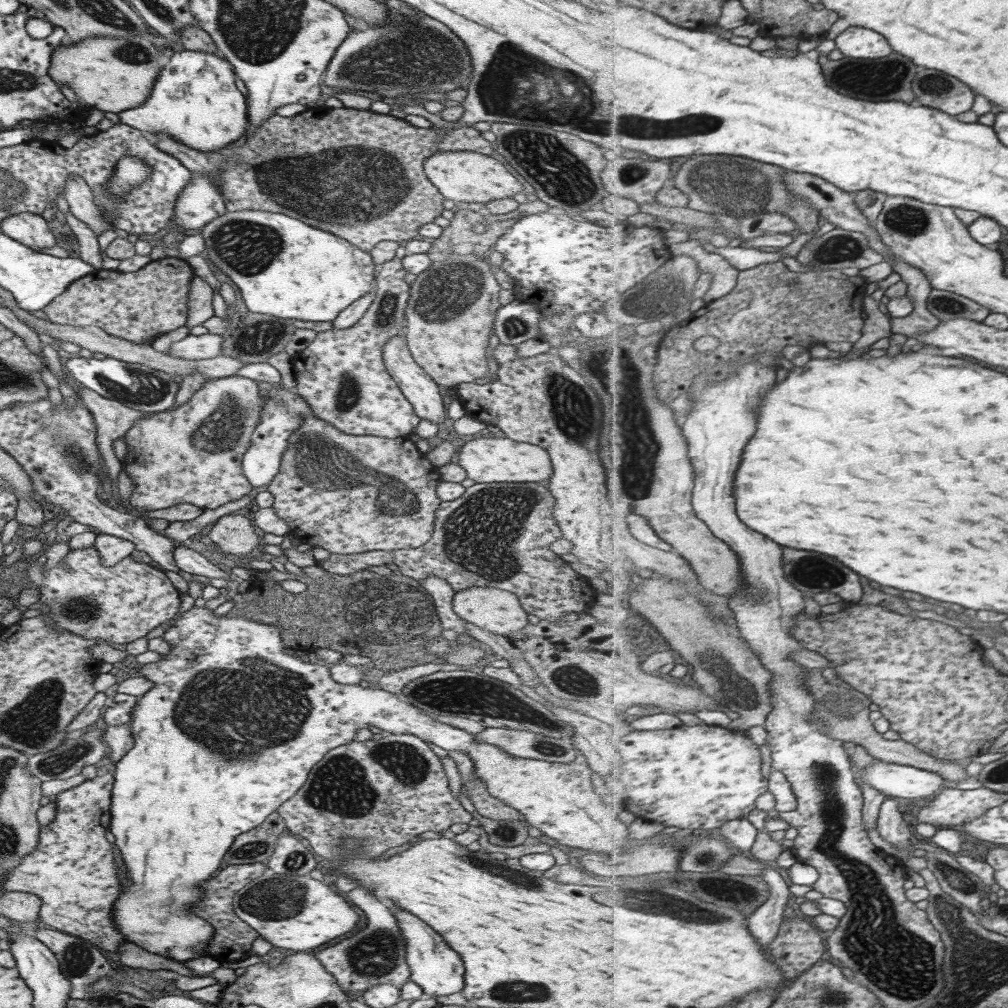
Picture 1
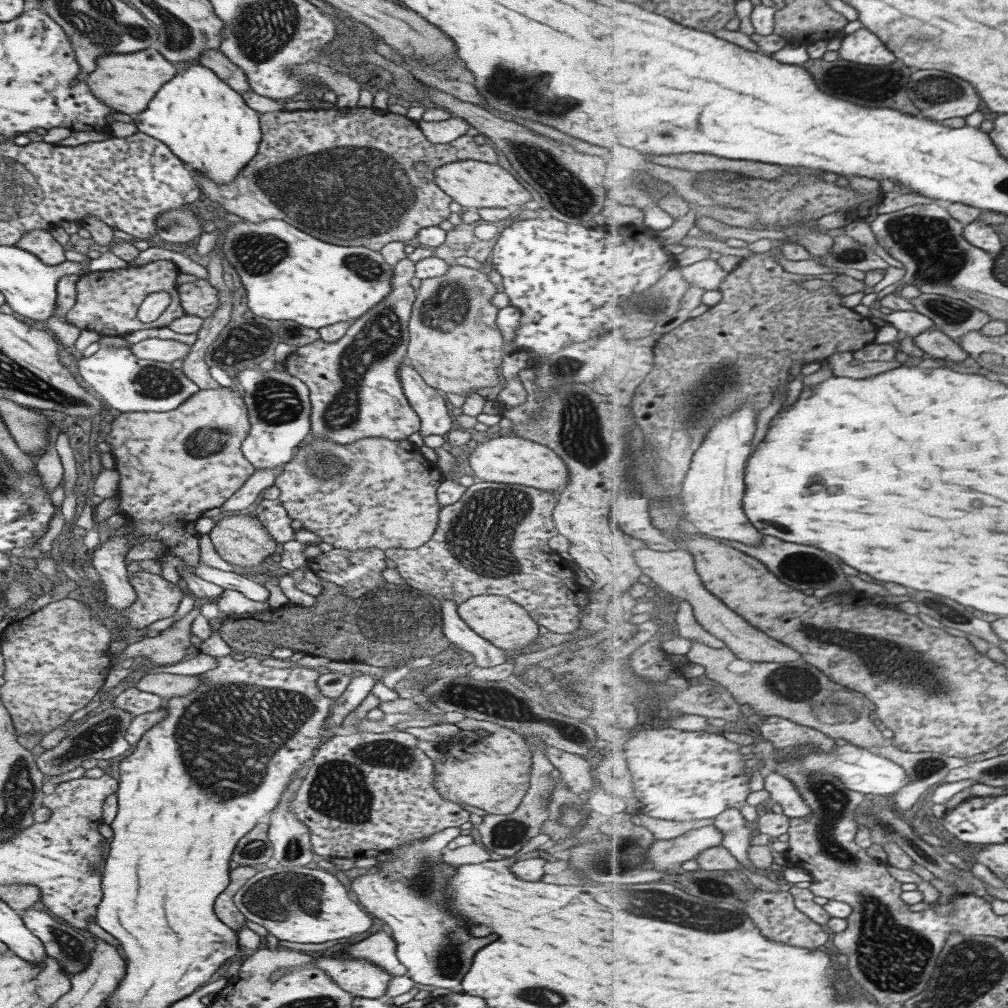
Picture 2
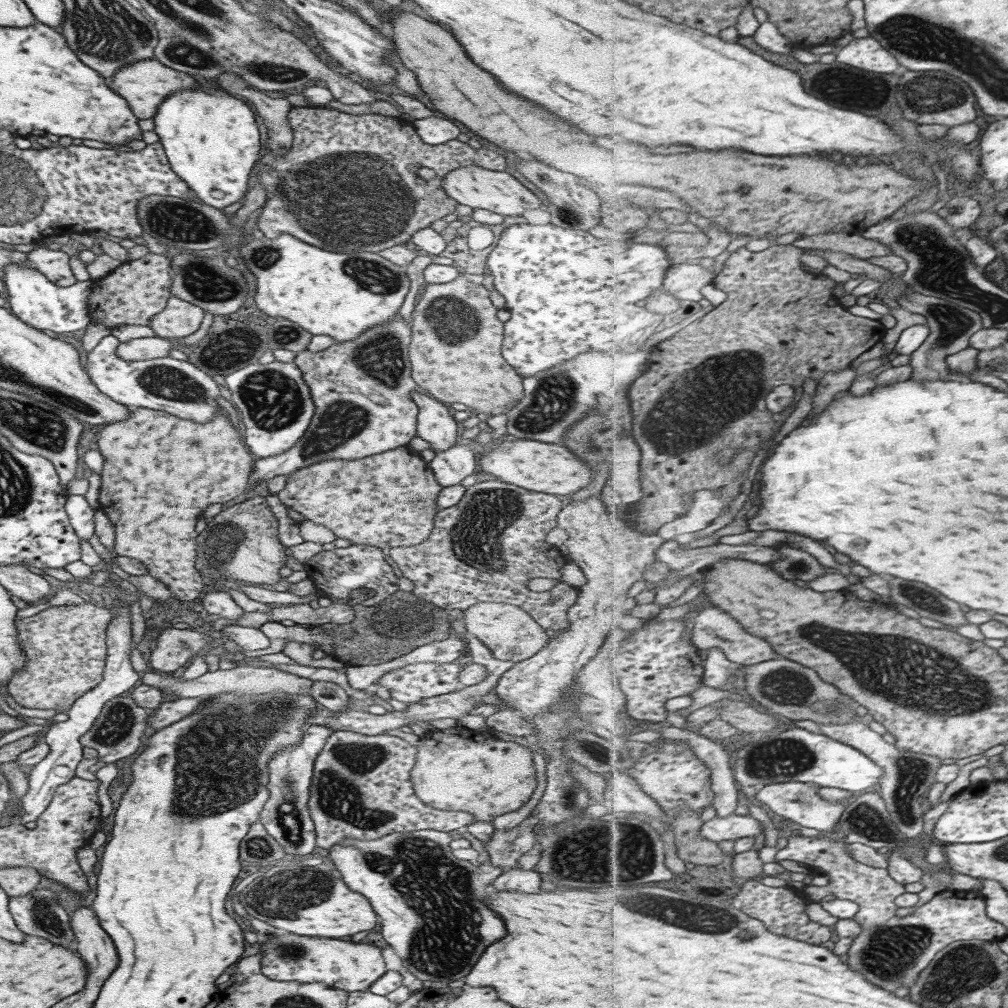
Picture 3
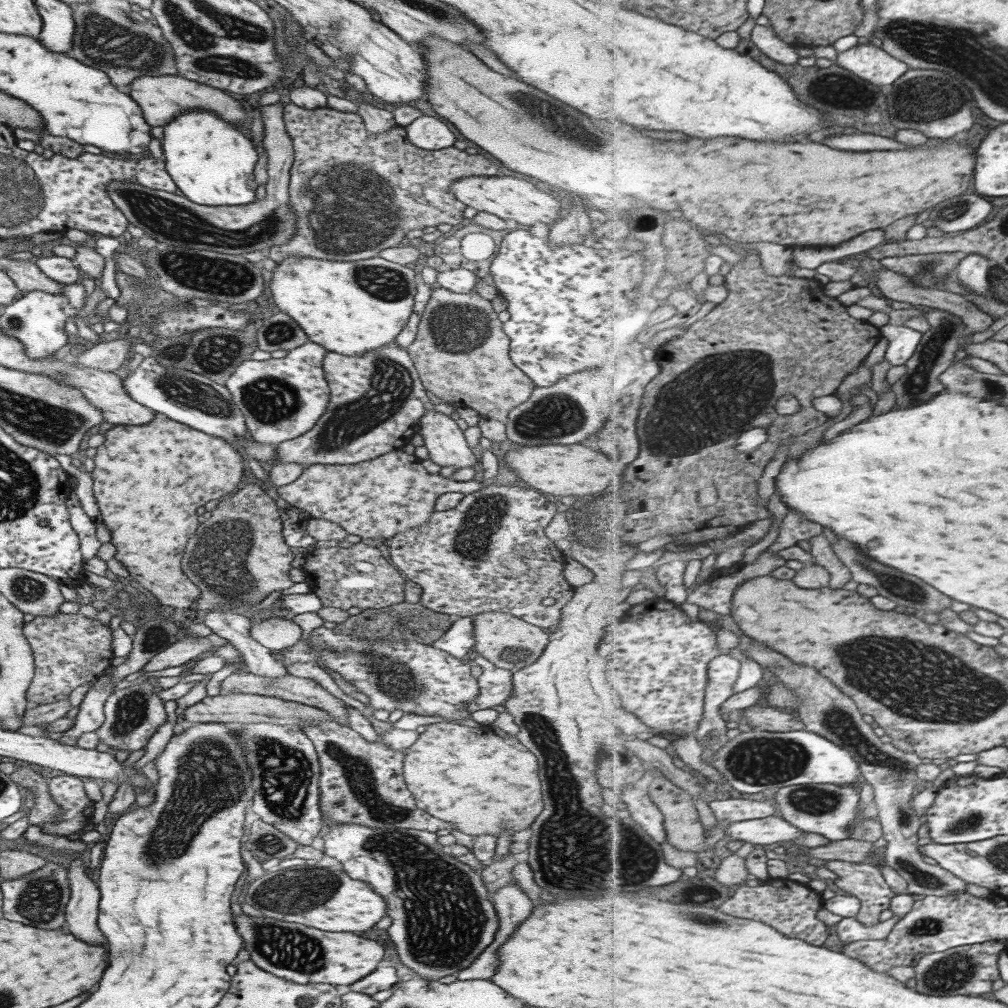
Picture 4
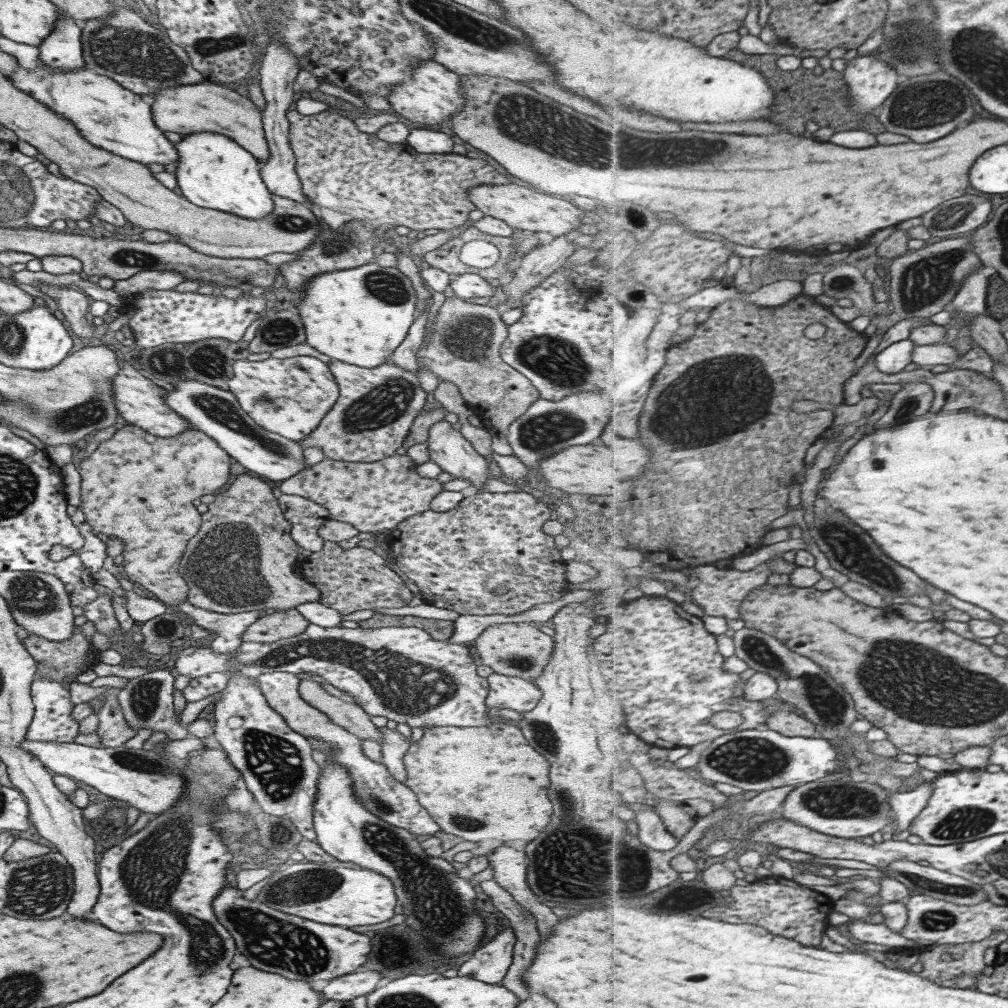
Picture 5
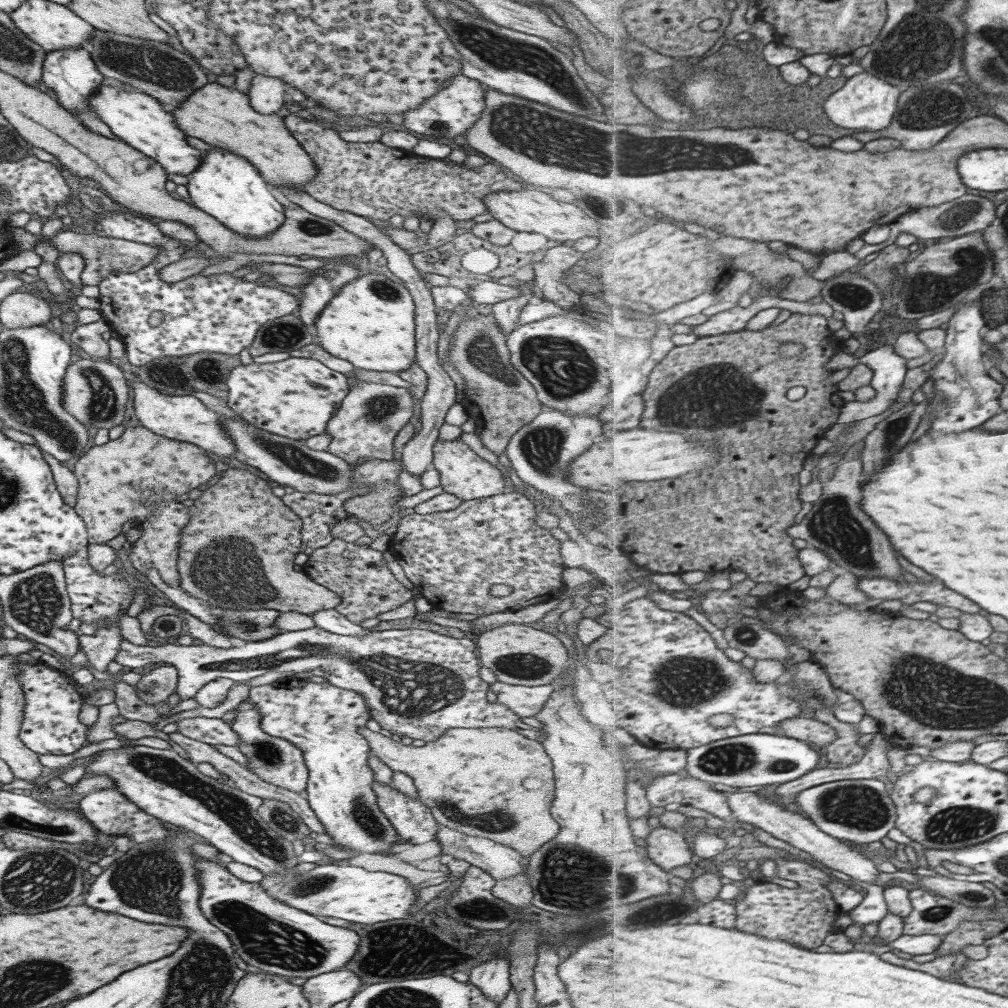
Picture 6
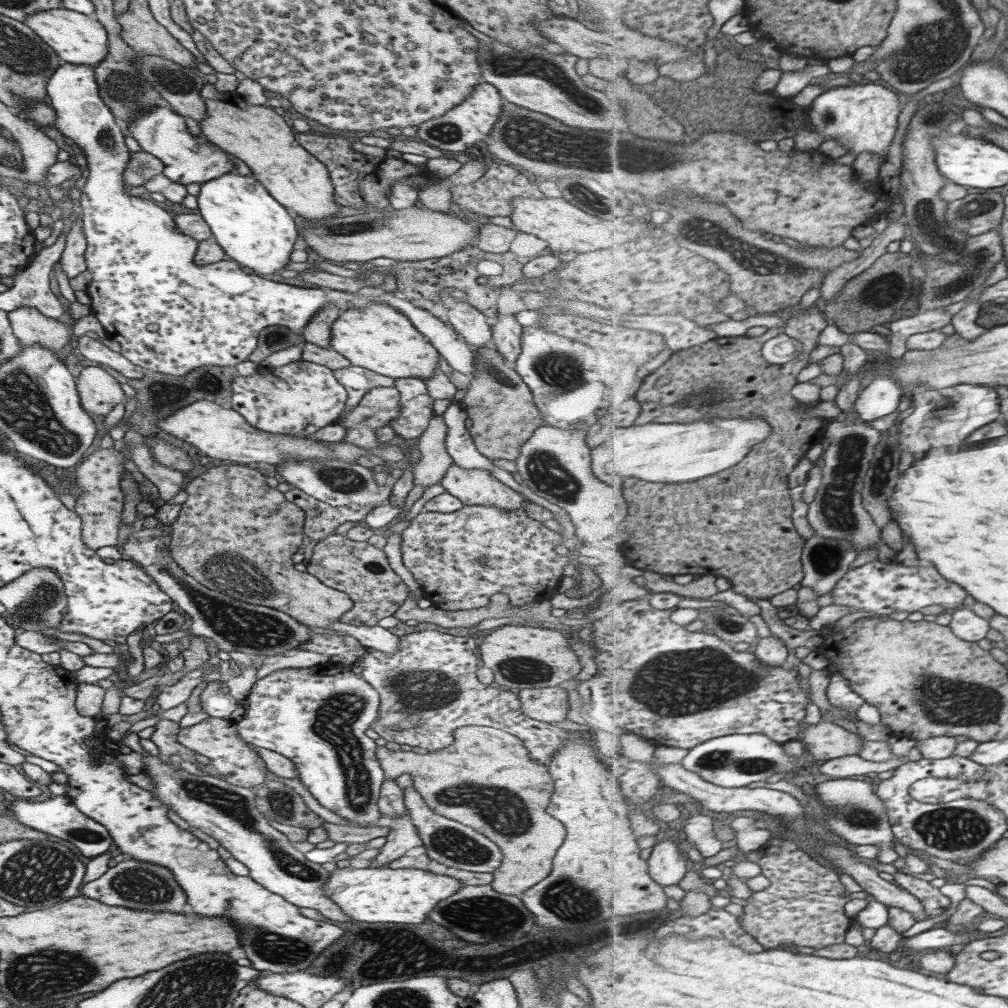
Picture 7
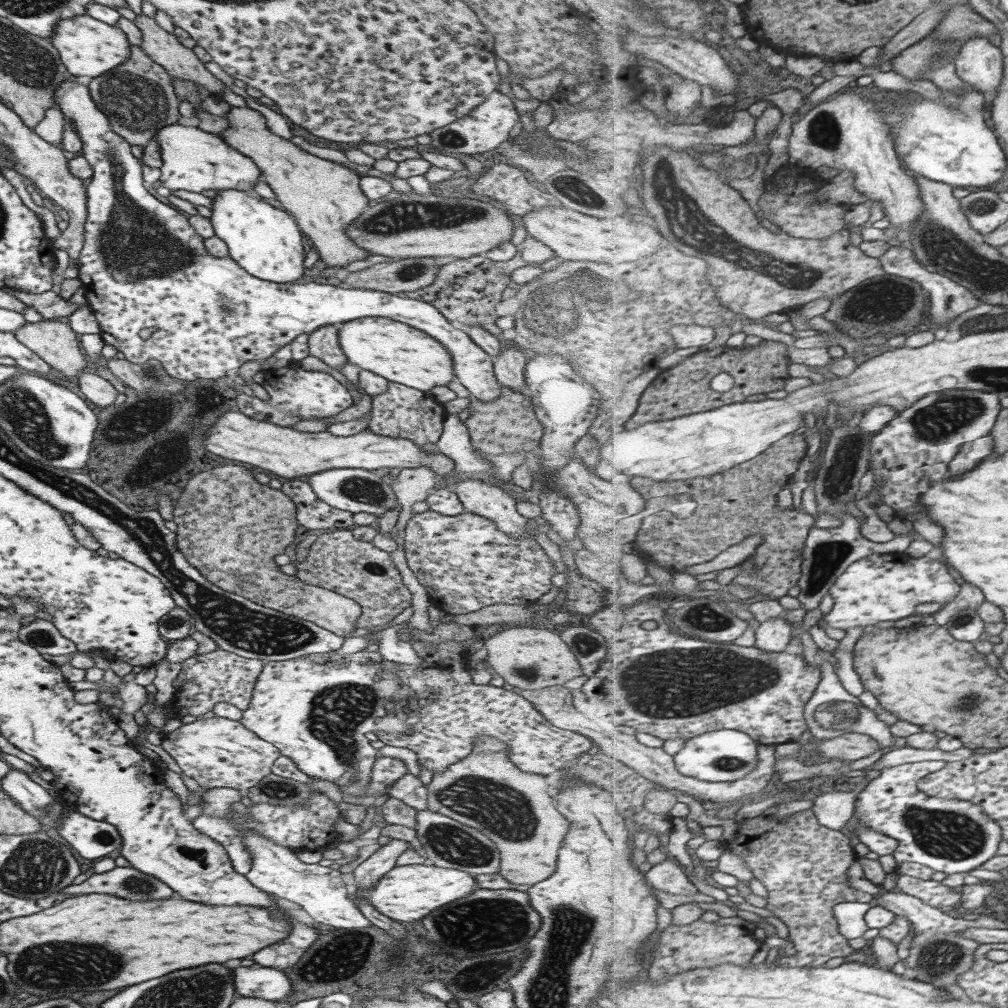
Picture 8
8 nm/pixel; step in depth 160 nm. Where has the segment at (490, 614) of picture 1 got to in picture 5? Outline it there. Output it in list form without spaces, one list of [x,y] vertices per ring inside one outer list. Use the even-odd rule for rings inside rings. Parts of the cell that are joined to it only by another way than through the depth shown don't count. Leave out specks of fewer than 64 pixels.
[[[517,622],[517,624],[491,624],[470,645],[479,655],[481,664],[489,666],[493,672],[503,676],[534,679],[542,673],[553,654],[553,639],[537,629],[537,625]]]

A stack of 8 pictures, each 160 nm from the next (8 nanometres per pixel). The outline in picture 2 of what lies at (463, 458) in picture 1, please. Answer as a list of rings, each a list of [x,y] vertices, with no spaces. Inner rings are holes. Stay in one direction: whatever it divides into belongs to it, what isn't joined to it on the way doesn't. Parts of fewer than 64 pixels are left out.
[[[494,436],[478,442],[464,458],[478,481],[528,486],[555,493],[565,486],[568,477],[564,462],[549,447],[521,437]]]

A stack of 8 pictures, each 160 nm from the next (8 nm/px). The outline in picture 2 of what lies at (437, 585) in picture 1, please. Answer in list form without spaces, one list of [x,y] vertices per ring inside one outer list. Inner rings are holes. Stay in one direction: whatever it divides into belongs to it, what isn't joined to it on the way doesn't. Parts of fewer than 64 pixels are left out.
[[[451,600],[440,602],[439,614],[441,614],[441,632],[444,638],[465,651],[465,654],[472,656],[476,666],[491,668],[509,661],[509,654],[495,648],[465,625],[456,614],[456,606]]]

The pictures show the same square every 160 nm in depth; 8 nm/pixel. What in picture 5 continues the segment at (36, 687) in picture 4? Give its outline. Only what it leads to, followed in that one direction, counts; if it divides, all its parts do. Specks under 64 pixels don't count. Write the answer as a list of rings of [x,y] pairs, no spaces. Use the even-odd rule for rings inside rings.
[[[73,626],[69,640],[49,642],[28,633],[21,641],[25,651],[36,663],[35,678],[41,677],[60,682],[68,688],[68,683],[89,667],[85,662],[94,662],[98,654],[91,648],[91,641],[81,633],[81,627]]]

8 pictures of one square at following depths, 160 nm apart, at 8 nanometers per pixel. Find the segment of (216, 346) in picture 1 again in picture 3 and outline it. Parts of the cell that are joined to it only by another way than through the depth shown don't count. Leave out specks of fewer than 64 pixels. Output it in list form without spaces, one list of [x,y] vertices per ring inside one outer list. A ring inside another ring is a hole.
[[[152,335],[151,337],[130,339],[123,343],[119,342],[115,354],[117,358],[126,361],[142,361],[165,357],[172,347],[169,340]]]

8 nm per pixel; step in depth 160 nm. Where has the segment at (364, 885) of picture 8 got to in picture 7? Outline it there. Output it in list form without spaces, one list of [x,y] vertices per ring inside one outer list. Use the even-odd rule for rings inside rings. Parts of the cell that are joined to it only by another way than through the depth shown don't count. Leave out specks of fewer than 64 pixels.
[[[408,813],[392,818],[388,826],[388,833],[384,838],[385,844],[379,848],[377,856],[369,861],[373,868],[383,867],[388,862],[404,856],[404,853],[410,848],[422,844]]]

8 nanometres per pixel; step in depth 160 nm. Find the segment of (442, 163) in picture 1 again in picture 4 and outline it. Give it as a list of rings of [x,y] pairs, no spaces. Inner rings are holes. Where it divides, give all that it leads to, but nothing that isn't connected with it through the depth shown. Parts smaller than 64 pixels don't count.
[[[497,176],[491,177],[467,177],[459,178],[459,180],[449,185],[449,190],[453,196],[469,208],[476,211],[488,212],[503,220],[515,220],[519,225],[531,226],[535,222],[543,222],[549,226],[559,215],[557,212],[559,202],[551,197],[545,190],[537,190],[533,184],[518,180],[513,176]]]

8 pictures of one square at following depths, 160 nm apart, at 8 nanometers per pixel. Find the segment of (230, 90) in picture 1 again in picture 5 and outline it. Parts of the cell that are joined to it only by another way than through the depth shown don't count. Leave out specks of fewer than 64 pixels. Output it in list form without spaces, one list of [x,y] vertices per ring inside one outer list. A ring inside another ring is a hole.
[[[207,132],[184,135],[173,147],[177,153],[174,174],[177,188],[191,204],[248,219],[267,217],[272,212],[270,192],[260,176],[261,165],[249,151],[221,134]]]

